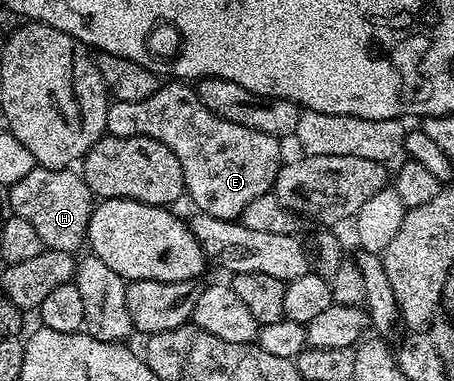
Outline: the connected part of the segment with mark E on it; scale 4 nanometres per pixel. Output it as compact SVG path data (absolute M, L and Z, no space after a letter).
M182 81L163 82L158 91L144 101L111 102L106 108L106 134L116 137L143 135L168 145L168 149L176 153L180 169L184 169L184 185L188 199L198 206L195 208L201 214L221 219L237 220L244 213L244 209L248 209L248 205L256 201L256 197L271 194L278 170L284 162L283 144L276 136L216 117L216 113L204 109L197 90Z

